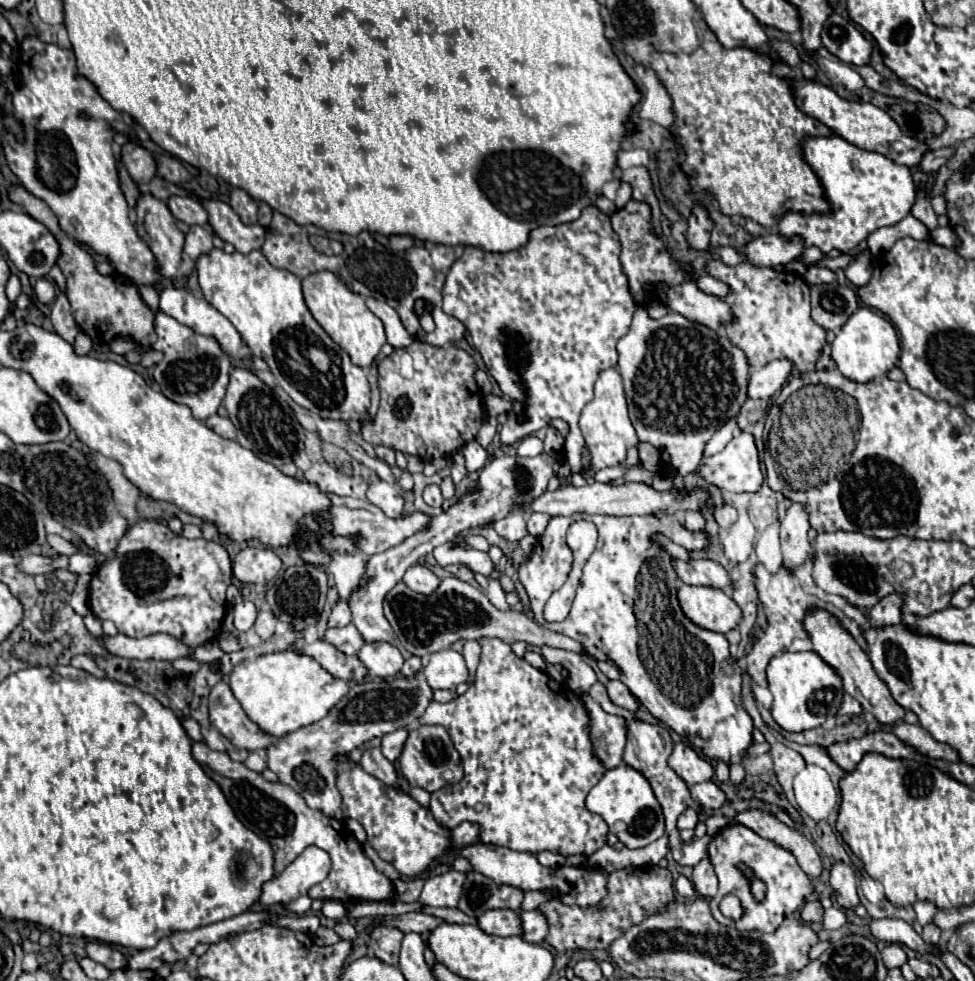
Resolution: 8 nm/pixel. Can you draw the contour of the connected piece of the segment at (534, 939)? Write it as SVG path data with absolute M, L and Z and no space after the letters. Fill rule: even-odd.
M521 911L521 929L523 939L529 943L541 943L547 935L547 921L539 911Z

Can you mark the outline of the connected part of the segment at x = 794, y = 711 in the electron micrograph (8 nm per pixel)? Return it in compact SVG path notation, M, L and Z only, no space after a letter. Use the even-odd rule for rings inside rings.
M785 651L775 655L767 667L767 681L769 691L773 693L771 715L781 729L793 733L823 725L829 715L837 713L837 707L843 699L841 677L813 651L805 653Z

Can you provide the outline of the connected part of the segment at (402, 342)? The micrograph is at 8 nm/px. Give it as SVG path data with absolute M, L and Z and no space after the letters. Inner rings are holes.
M373 297L365 299L367 307L385 323L385 333L387 333L387 343L393 349L401 349L401 347L409 347L413 343L413 337L407 333L407 329L401 325L399 315L385 303L385 301L377 301Z

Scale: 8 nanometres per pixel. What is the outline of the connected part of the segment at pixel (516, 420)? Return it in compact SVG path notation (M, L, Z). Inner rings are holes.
M589 205L583 209L581 217L575 219L575 221L569 221L569 223L561 223L561 225L555 225L555 227L549 227L549 225L541 225L537 229L533 229L529 233L529 241L515 249L515 251L507 251L507 253L491 253L491 251L483 251L479 247L467 247L465 253L451 265L449 273L447 273L447 279L445 279L445 287L443 287L443 311L455 319L459 319L469 335L471 335L471 341L473 341L473 347L481 353L483 357L483 363L489 371L489 375L499 383L501 391L505 397L511 399L513 403L513 409L507 413L507 421L505 425L501 427L501 443L503 445L513 445L517 441L521 441L523 437L527 435L533 435L535 431L539 431L541 427L547 427L547 423L555 417L563 419L569 423L571 427L571 439L573 439L573 453L567 453L569 457L567 463L571 465L571 471L573 473L579 473L583 467L581 467L581 449L583 449L583 435L579 431L579 415L581 415L581 409L593 399L593 383L597 379L597 375L603 371L603 369L609 369L609 367L615 367L617 365L617 341L629 331L629 325L631 325L631 315L635 311L635 301L633 301L633 295L629 291L629 281L625 279L625 273L621 271L621 261L619 261L619 253L621 253L621 243L617 239L617 233L613 231L611 223L609 223L609 215L605 215L601 209L597 209L595 205Z

